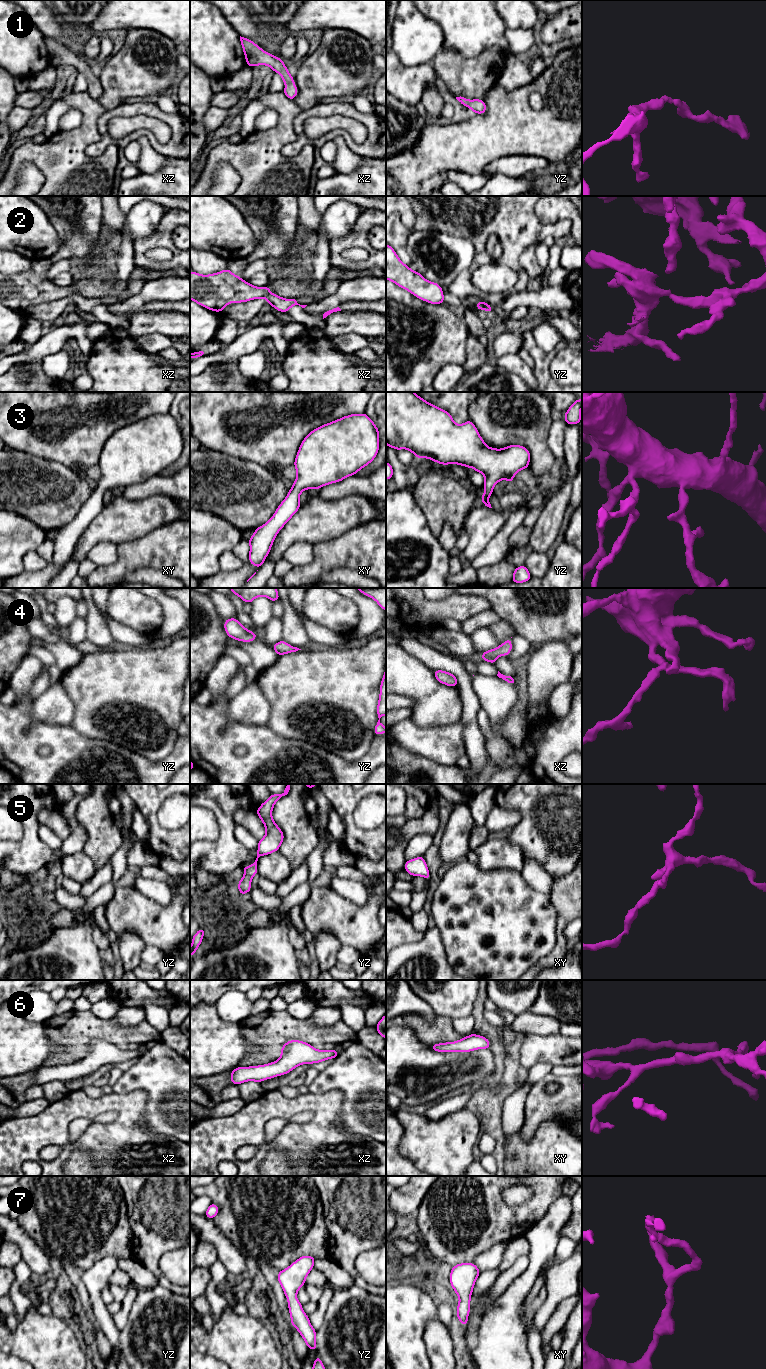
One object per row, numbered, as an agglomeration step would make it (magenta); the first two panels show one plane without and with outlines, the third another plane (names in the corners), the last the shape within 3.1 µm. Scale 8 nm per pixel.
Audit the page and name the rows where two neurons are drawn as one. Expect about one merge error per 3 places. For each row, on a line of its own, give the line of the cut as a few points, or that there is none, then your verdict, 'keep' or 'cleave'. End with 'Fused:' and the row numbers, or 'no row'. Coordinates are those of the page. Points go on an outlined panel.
1: no cut | keep
2: xz (270, 293), (265, 297) | cleave
3: no cut | keep
4: no cut | keep
5: no cut | keep
6: no cut | keep
7: no cut | keep
Fused: 2

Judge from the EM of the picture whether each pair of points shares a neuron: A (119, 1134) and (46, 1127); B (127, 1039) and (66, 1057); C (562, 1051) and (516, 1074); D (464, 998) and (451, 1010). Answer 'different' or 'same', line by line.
A: same
B: same
C: different
D: same

